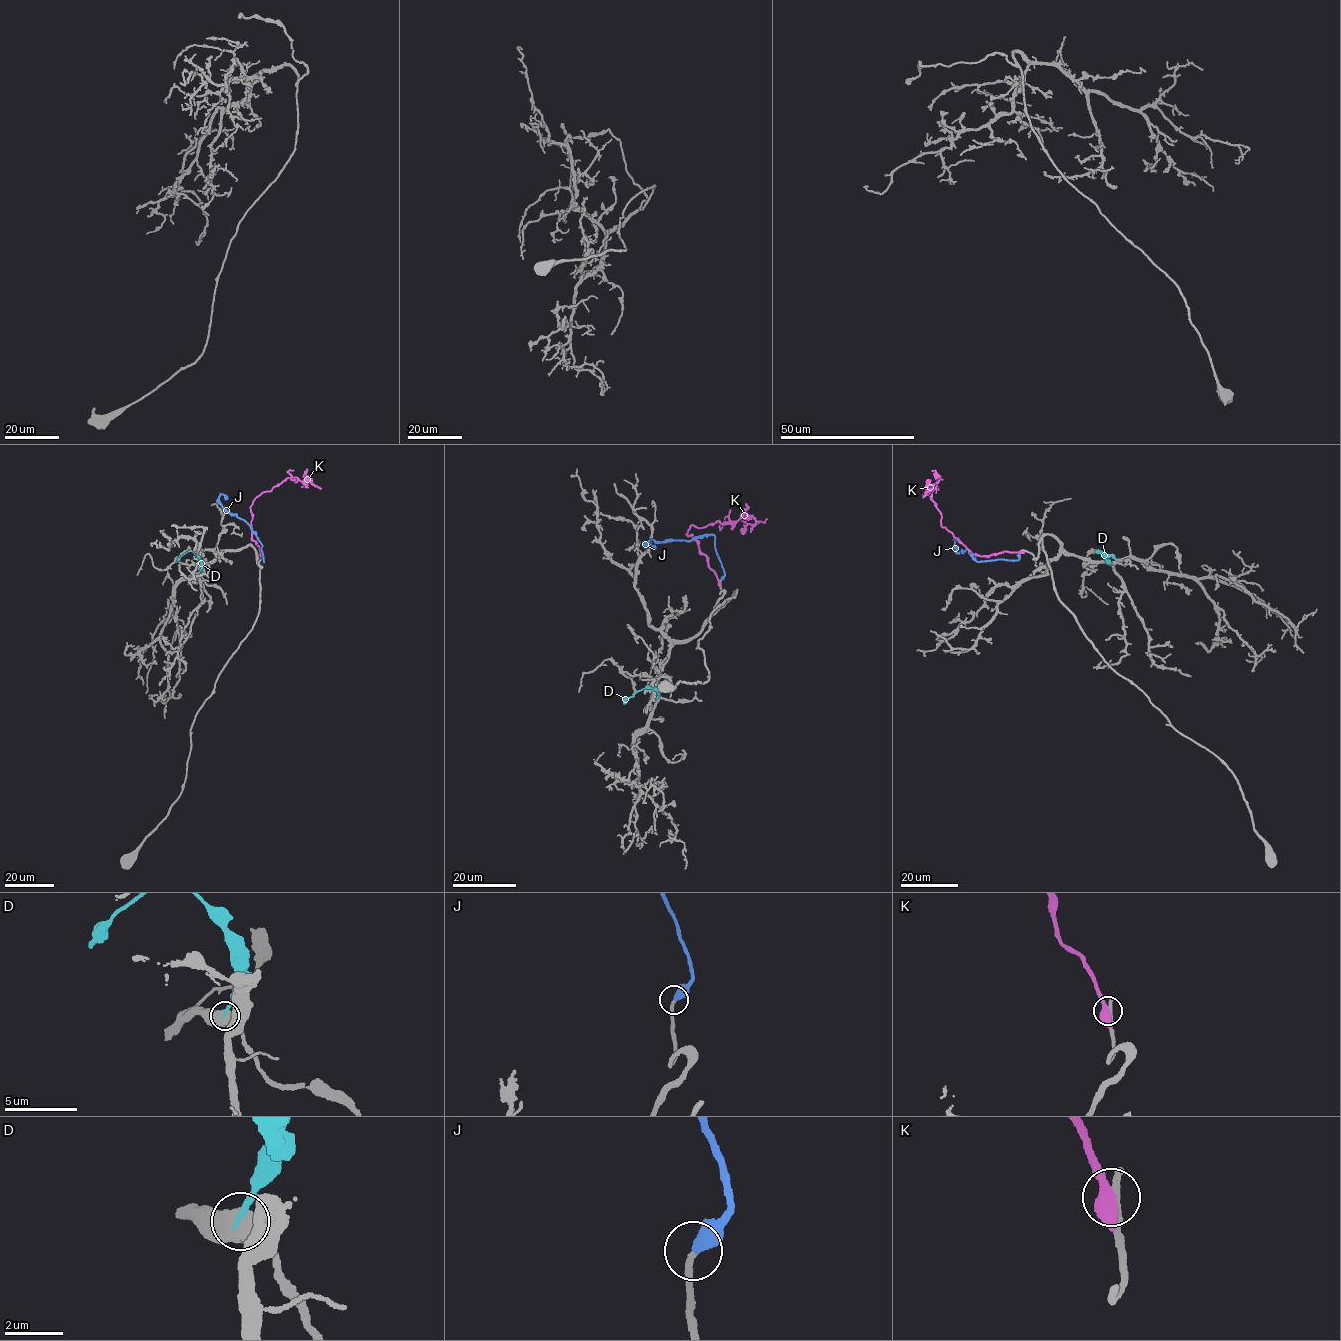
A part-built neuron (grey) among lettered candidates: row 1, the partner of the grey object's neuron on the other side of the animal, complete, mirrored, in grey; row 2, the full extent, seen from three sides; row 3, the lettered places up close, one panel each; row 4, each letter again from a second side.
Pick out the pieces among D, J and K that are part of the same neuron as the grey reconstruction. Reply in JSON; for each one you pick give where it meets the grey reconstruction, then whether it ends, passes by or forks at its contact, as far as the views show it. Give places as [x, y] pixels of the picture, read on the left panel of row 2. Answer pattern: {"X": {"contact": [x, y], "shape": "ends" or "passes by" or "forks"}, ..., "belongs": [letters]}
{"J": {"contact": [262, 556], "shape": "ends"}, "belongs": ["J"]}

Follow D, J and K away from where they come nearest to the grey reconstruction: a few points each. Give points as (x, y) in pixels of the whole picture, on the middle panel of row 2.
D: (656, 700), (657, 691), (648, 688), (638, 691), (623, 702)
J: (720, 579), (724, 574), (714, 535), (690, 540), (651, 539), (644, 546), (654, 546)
K: (720, 583), (686, 533), (692, 525), (753, 516), (755, 522), (743, 528)

